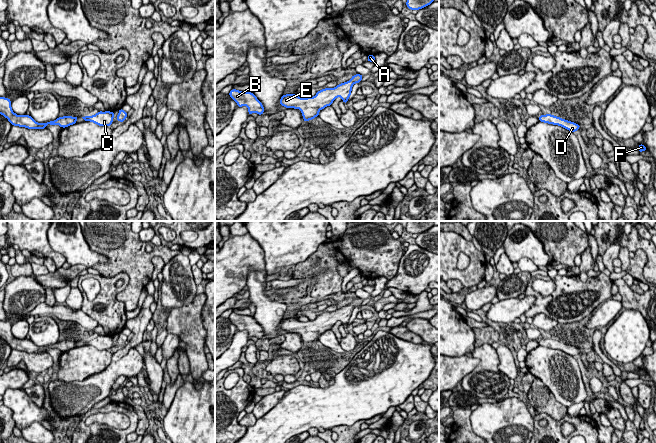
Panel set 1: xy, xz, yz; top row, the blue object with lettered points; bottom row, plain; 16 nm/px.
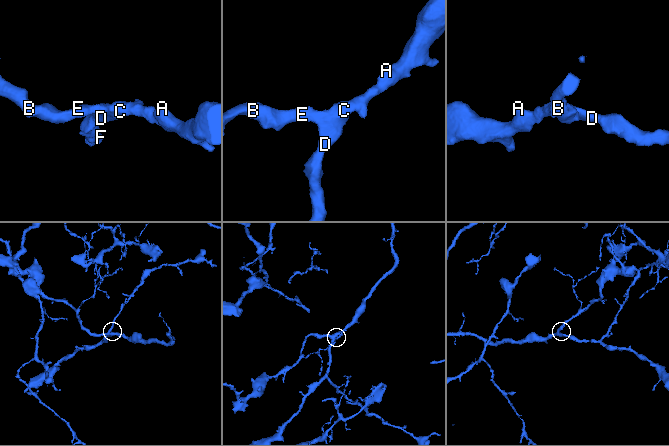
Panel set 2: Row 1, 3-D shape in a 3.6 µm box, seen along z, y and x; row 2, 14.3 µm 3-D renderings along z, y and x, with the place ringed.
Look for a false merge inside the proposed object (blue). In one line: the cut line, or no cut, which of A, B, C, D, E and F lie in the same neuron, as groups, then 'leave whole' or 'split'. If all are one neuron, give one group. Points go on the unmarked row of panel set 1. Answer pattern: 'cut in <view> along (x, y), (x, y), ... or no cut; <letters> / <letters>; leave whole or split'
no cut; A B C D E F; leave whole

